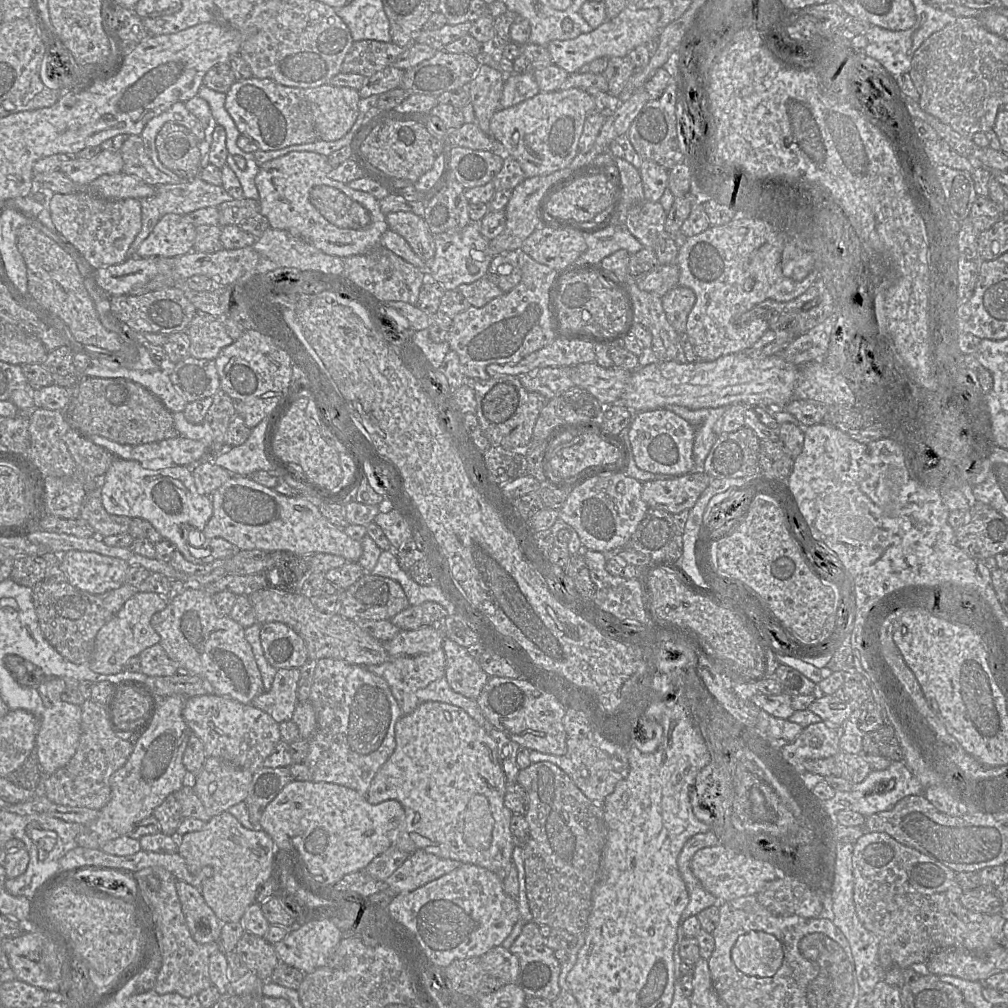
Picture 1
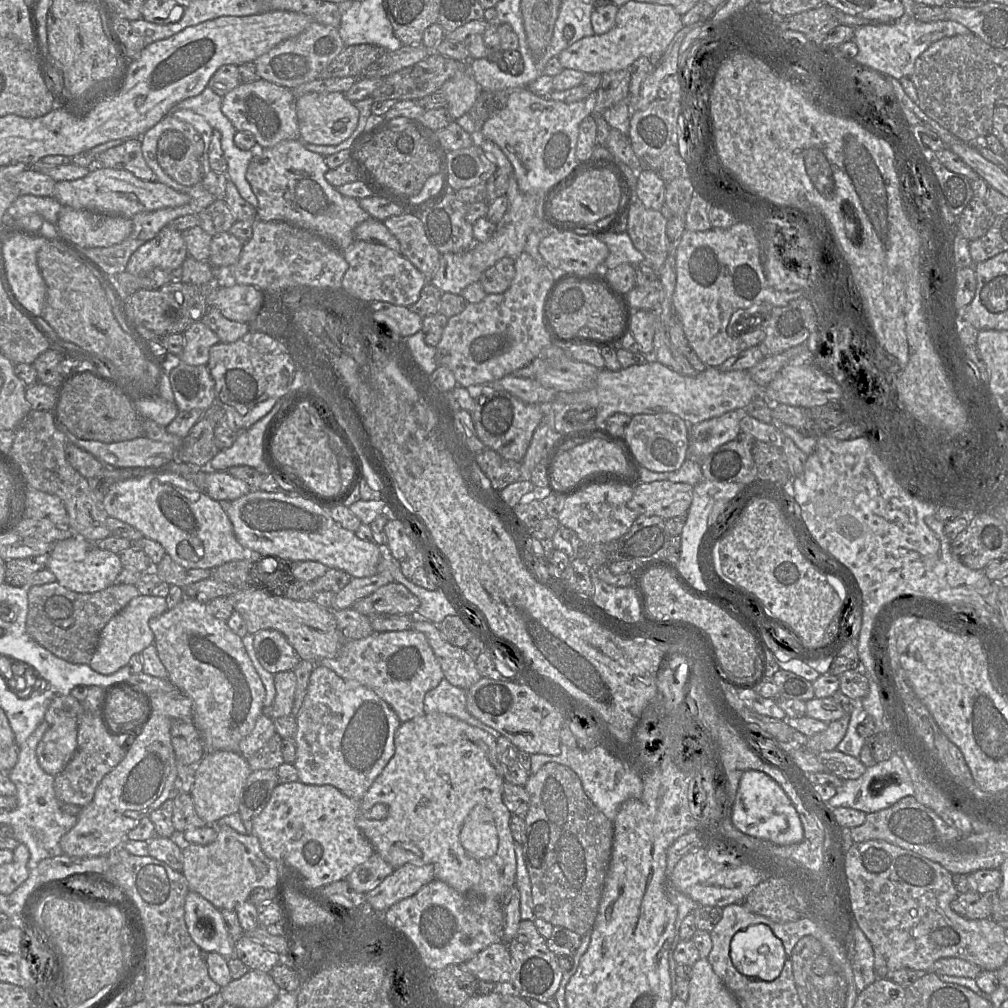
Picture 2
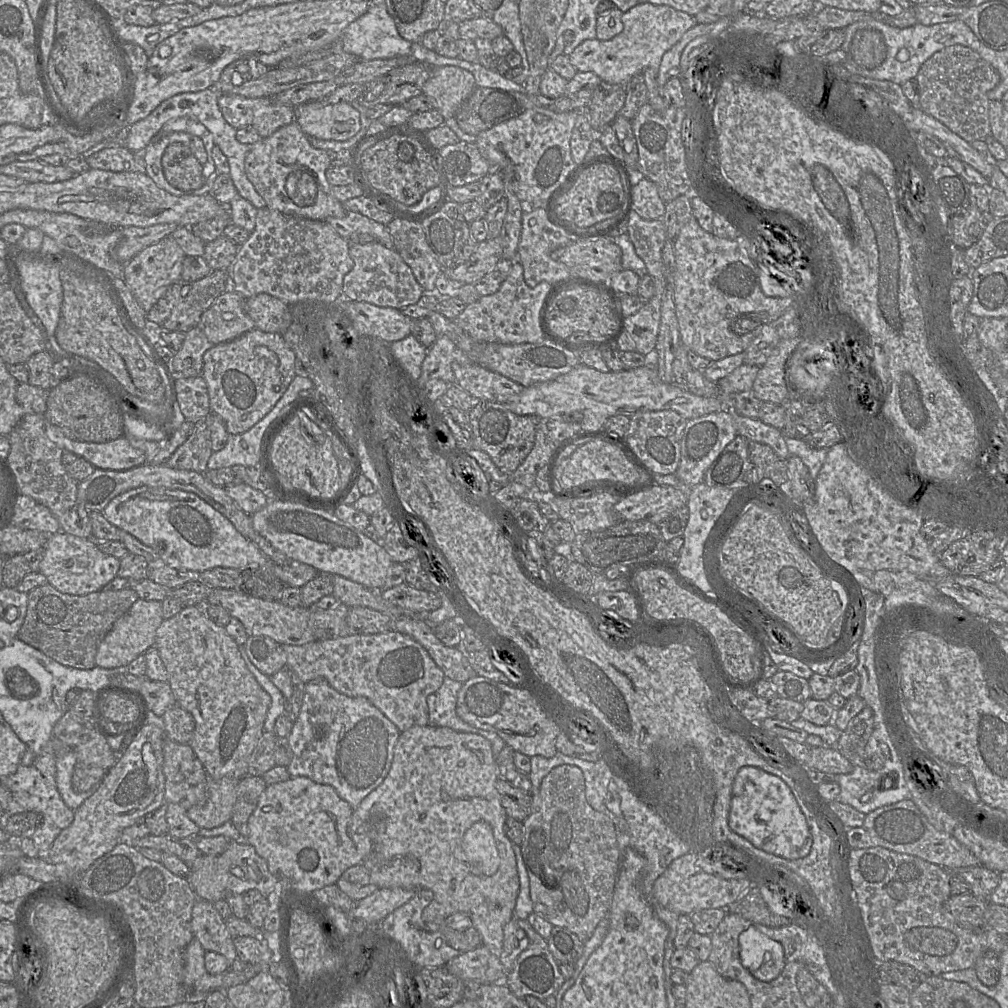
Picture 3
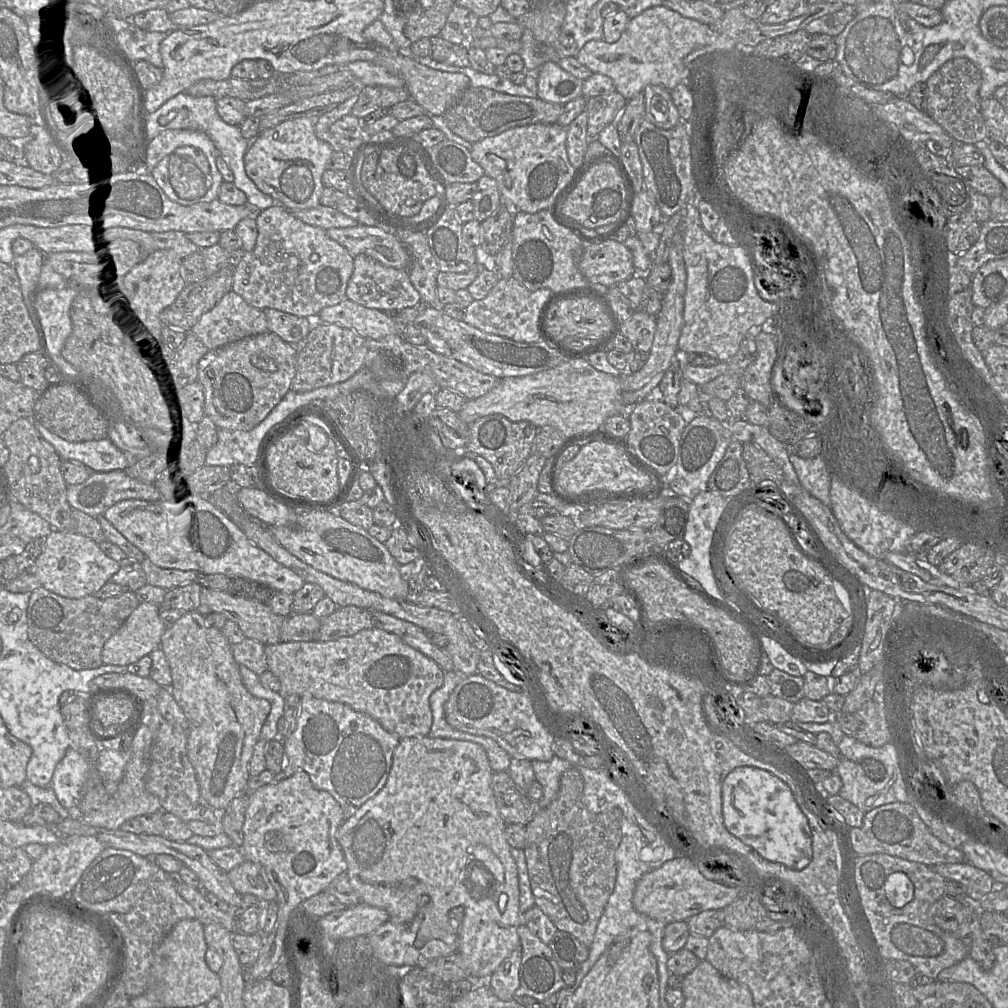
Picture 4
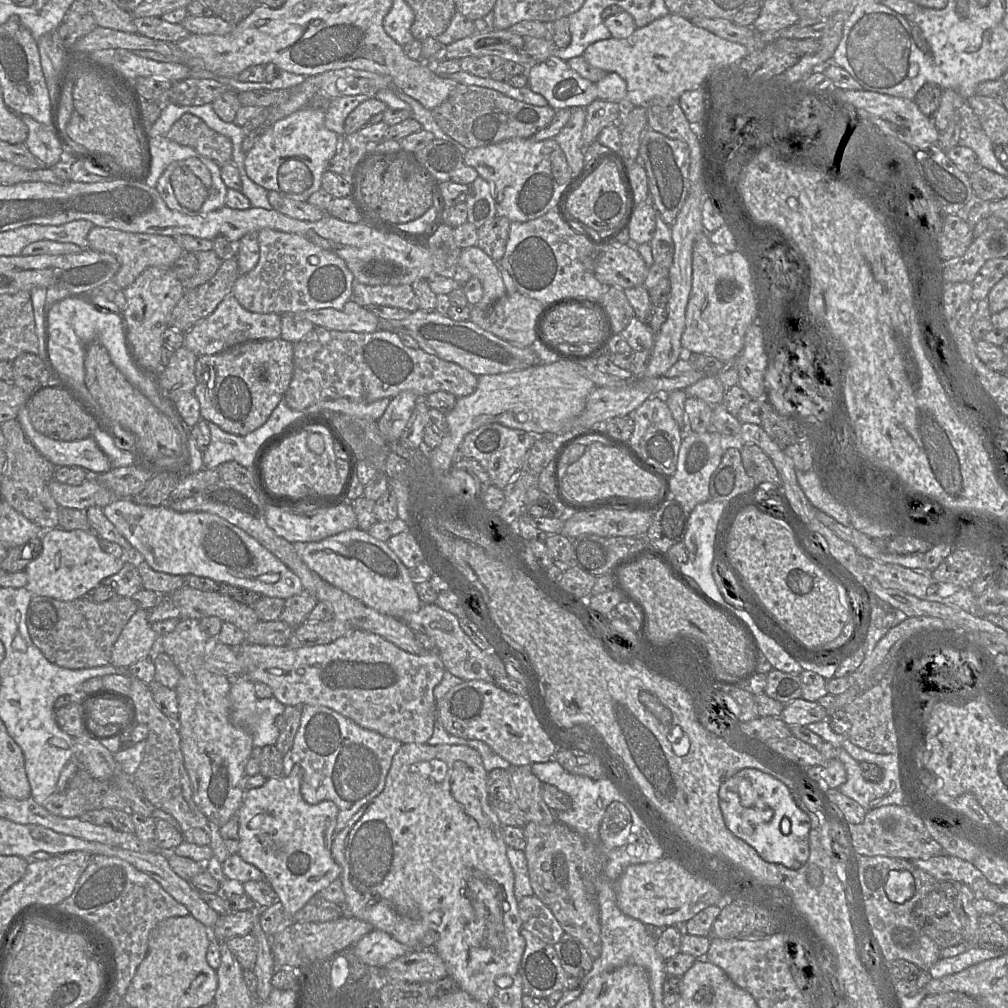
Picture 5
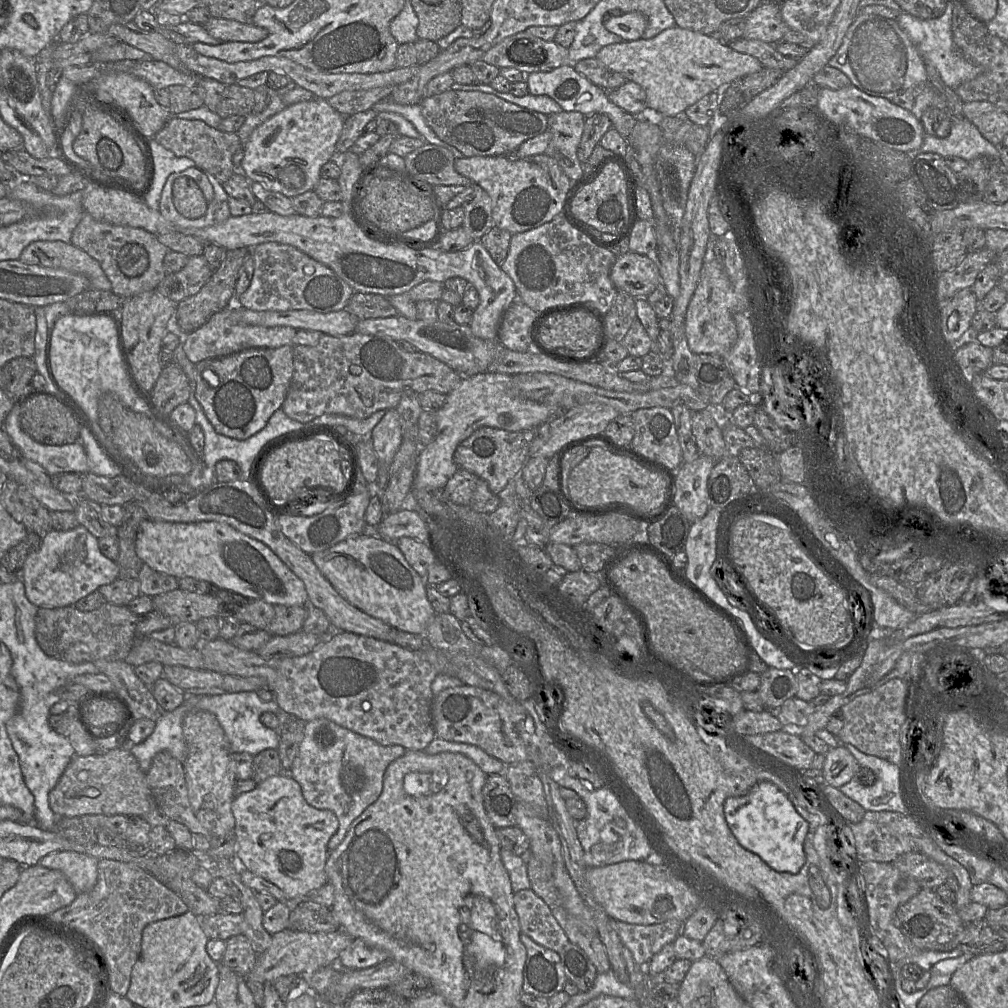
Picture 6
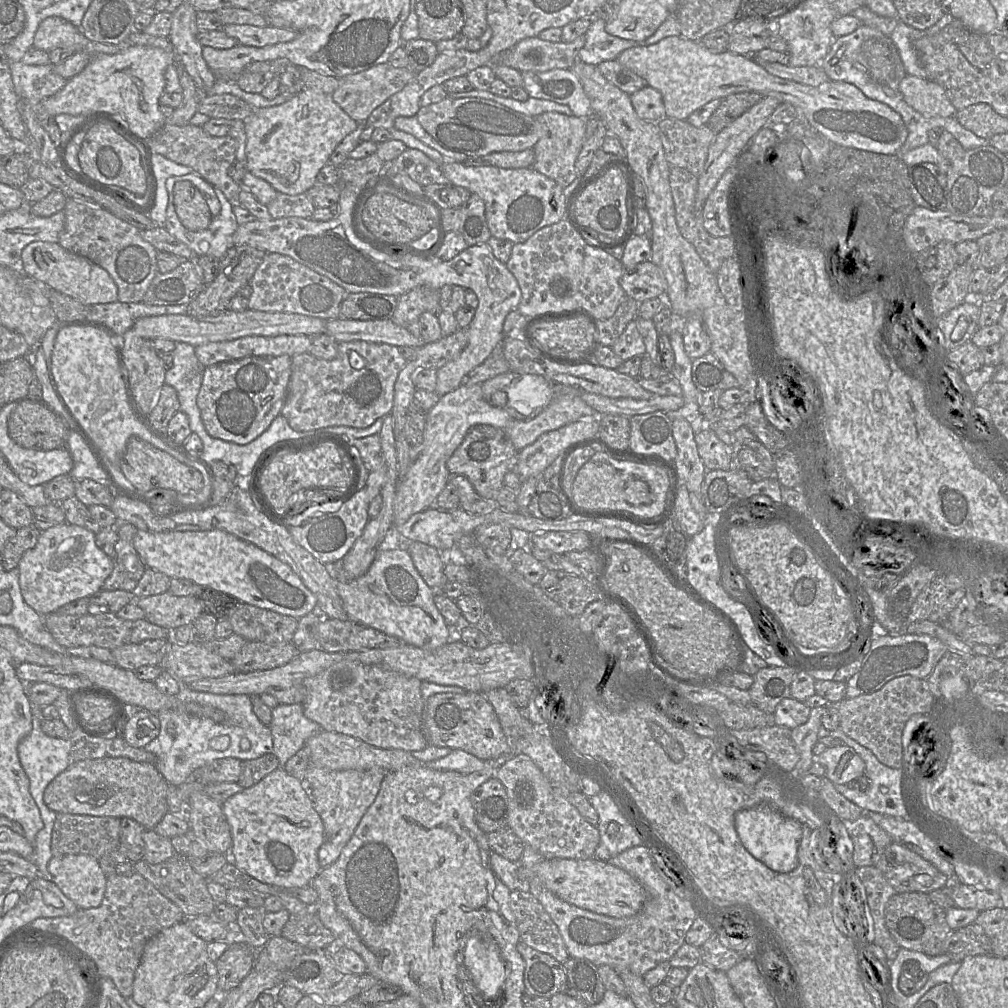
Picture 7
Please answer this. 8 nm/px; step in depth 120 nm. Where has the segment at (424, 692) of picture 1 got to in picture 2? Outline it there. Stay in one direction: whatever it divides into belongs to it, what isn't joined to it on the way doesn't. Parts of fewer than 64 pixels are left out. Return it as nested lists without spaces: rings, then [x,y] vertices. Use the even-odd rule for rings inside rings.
[[[444,677],[436,688],[426,693],[424,697],[425,714],[443,713],[456,717],[498,739],[501,734],[497,730],[487,726],[468,712],[466,700],[467,690],[453,686]]]

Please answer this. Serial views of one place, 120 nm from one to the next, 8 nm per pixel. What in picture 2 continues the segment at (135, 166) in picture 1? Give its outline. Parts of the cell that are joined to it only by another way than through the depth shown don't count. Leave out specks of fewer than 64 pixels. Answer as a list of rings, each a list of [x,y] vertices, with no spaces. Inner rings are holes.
[[[141,138],[126,140],[123,144],[110,148],[97,157],[97,164],[114,169],[125,169],[146,181],[157,181],[156,175],[146,163],[142,152]]]

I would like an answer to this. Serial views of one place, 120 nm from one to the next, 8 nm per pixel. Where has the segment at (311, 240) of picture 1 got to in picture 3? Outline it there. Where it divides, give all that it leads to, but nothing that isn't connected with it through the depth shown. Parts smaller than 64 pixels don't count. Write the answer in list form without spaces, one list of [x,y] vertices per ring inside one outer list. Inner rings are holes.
[[[295,121],[280,127],[269,137],[260,138],[252,145],[245,159],[245,173],[265,200],[267,208],[318,221],[346,214],[343,204],[334,197],[326,179],[329,168],[329,152],[314,148]]]

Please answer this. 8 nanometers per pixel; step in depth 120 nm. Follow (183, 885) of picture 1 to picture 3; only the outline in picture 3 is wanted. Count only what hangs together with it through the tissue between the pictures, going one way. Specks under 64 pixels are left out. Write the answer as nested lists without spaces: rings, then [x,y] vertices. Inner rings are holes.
[[[198,898],[192,908],[191,929],[205,951],[223,955],[229,965],[237,958],[233,936],[211,901]]]

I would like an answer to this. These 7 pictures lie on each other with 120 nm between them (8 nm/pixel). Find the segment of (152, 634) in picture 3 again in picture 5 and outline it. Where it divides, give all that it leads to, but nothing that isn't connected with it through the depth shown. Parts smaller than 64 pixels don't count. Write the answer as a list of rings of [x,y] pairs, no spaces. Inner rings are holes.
[[[139,608],[128,621],[113,646],[110,665],[126,670],[139,660],[153,659],[159,636],[148,619],[148,611]]]

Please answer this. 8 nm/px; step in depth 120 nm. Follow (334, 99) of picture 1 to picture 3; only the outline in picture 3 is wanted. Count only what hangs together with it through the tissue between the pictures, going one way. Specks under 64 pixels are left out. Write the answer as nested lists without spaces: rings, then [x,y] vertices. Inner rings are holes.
[[[306,102],[295,108],[295,122],[308,137],[339,142],[355,136],[361,127],[359,111],[347,102]]]

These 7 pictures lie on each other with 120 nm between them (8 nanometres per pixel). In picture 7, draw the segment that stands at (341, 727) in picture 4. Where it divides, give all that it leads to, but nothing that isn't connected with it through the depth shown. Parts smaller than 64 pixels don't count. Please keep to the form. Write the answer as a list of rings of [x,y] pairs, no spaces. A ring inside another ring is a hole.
[[[309,762],[304,783],[313,806],[323,821],[325,830],[325,841],[318,851],[318,859],[322,868],[338,859],[364,814],[375,801],[381,783],[387,774],[388,771],[383,768],[337,771],[324,769]]]

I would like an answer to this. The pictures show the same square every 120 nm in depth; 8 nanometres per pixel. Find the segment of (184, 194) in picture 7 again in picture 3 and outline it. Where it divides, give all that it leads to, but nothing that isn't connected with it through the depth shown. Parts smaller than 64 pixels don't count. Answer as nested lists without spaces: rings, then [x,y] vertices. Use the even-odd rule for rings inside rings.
[[[182,143],[170,144],[162,156],[162,168],[166,180],[182,191],[194,191],[203,184],[203,165],[191,149]]]

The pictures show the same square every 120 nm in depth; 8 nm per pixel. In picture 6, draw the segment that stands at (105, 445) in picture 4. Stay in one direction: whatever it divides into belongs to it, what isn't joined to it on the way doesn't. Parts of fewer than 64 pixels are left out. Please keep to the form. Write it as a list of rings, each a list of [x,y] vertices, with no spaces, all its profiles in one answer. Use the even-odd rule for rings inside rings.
[[[16,402],[10,411],[3,429],[25,458],[41,465],[51,476],[67,472],[89,473],[88,457],[80,442],[61,446],[45,445],[23,431],[20,402]]]

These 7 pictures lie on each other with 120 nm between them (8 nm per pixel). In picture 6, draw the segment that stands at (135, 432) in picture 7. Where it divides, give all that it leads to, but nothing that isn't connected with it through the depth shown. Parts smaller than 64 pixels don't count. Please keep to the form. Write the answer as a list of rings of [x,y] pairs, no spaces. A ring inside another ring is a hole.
[[[69,313],[60,317],[54,324],[53,330],[48,341],[48,358],[49,369],[52,372],[52,377],[57,386],[62,390],[64,396],[69,400],[69,403],[73,404],[85,418],[85,424],[89,426],[89,429],[95,430],[99,435],[107,440],[104,432],[101,430],[98,423],[98,401],[99,398],[106,393],[116,396],[125,406],[137,413],[142,413],[154,422],[156,430],[164,437],[176,441],[185,451],[186,455],[192,460],[192,470],[187,475],[170,475],[165,478],[152,477],[156,482],[169,481],[170,483],[181,483],[182,487],[176,488],[189,488],[193,491],[204,489],[202,487],[202,464],[196,460],[188,450],[182,437],[175,433],[166,424],[157,419],[154,411],[146,404],[146,402],[135,392],[132,387],[129,378],[124,369],[124,365],[119,353],[119,349],[116,341],[116,331],[113,321],[109,317],[105,316],[91,316],[91,315],[77,315]]]

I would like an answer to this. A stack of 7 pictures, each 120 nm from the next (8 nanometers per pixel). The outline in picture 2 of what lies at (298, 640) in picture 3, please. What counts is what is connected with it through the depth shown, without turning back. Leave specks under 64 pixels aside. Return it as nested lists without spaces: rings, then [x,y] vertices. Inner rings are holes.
[[[240,589],[228,597],[234,610],[243,617],[249,634],[255,635],[265,629],[277,630],[287,638],[301,660],[335,658],[345,641],[350,641],[342,637],[333,610],[321,607],[314,599],[298,601],[260,589]]]

